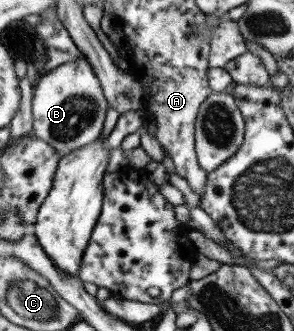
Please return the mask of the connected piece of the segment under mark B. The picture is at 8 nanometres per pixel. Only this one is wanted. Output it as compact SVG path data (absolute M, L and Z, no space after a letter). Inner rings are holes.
M81 53L76 60L46 73L38 81L33 92L31 111L32 135L46 142L60 156L93 143L102 132L109 104L98 77Z

